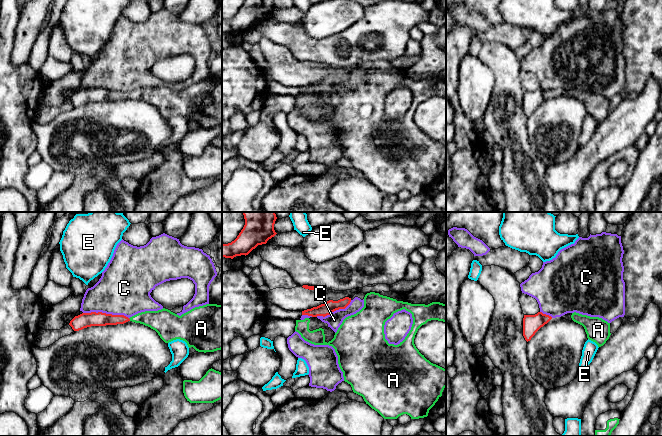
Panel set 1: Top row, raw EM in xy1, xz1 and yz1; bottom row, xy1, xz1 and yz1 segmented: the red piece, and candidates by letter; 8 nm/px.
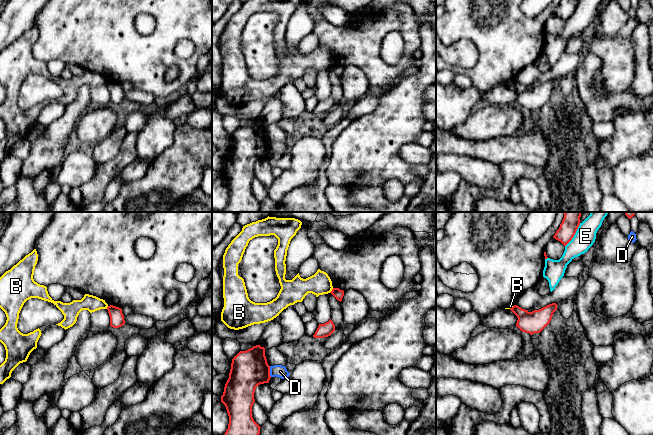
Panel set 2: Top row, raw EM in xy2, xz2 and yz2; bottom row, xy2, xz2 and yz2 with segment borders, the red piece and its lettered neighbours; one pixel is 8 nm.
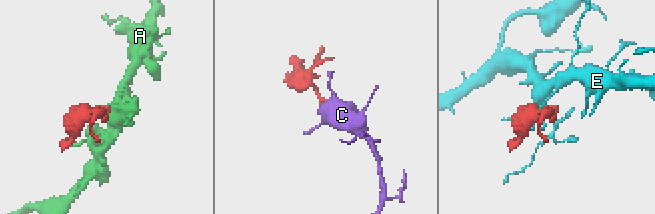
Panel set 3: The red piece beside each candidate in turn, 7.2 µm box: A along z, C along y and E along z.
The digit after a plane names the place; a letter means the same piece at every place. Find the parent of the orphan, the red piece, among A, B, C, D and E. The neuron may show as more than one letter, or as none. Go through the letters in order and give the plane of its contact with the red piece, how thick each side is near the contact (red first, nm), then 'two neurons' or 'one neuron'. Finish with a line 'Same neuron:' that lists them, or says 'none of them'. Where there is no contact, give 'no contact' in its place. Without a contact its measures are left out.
A: xy1 | 110/170 nm | one neuron
B: xz2 | 80/180 nm | two neurons
C: xy1 | 120/420 nm | two neurons
D: xz2 | 300/100 nm | two neurons
E: yz2 | 140/170 nm | two neurons
Same neuron: A

